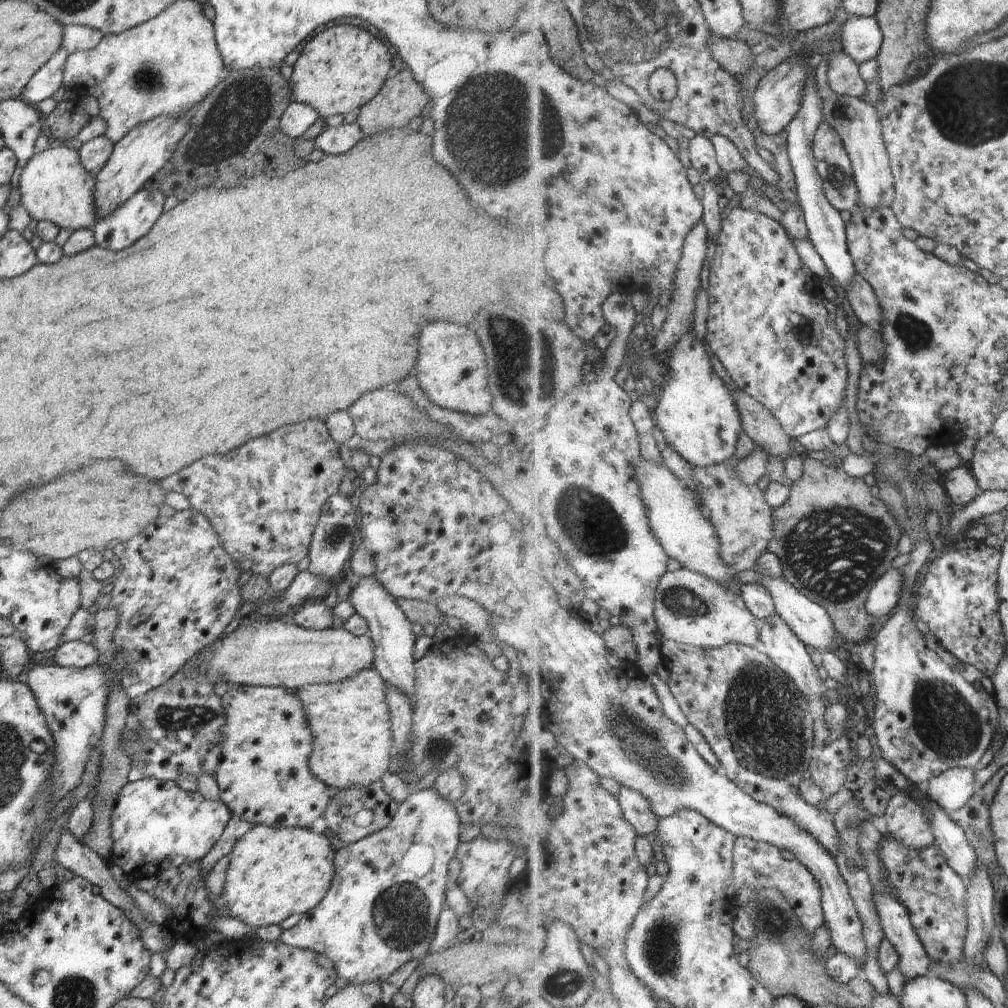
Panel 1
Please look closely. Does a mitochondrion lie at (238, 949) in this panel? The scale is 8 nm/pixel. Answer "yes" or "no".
no

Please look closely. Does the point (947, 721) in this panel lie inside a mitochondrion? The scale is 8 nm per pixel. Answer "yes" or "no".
yes

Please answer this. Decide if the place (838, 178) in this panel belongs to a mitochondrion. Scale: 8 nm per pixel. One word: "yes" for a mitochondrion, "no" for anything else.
yes

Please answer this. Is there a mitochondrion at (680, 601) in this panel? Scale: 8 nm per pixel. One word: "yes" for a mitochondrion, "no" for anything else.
yes

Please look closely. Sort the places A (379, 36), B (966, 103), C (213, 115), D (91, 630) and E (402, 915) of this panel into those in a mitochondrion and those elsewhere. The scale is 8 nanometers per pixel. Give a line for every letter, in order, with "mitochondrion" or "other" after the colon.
A: other
B: mitochondrion
C: mitochondrion
D: other
E: mitochondrion

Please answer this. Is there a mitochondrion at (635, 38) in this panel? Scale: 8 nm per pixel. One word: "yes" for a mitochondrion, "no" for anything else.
yes

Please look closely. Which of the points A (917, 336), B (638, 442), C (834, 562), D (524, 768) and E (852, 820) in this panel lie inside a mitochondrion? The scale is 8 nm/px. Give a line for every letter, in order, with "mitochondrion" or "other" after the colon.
A: mitochondrion
B: other
C: mitochondrion
D: other
E: mitochondrion

